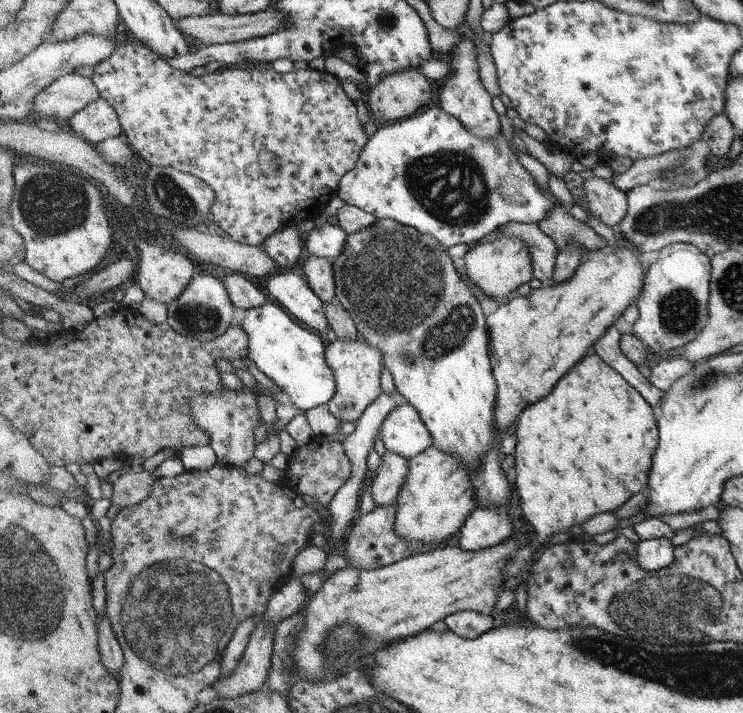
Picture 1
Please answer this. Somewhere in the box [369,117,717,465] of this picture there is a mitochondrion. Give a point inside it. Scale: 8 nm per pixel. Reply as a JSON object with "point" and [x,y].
{"point":[450,185]}

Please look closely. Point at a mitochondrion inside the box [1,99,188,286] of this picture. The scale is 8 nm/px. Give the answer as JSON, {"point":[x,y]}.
{"point":[52,205]}

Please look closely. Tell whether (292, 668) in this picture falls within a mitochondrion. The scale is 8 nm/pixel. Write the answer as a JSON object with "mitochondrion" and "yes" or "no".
{"mitochondrion":"no"}

